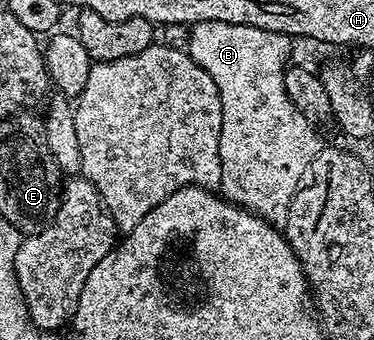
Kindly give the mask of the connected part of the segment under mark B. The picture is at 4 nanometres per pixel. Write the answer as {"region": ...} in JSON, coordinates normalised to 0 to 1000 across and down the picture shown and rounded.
{"region":[[[540,62],[511,71],[497,147],[508,171],[583,250],[594,285],[594,403],[588,406],[588,471],[594,532],[583,562],[612,597],[631,597],[668,626],[701,638],[722,665],[754,674],[765,638],[775,638],[775,591],[807,532],[807,509],[840,474],[861,438],[861,418],[845,400],[848,376],[807,344],[807,332],[765,285],[759,200],[773,194],[770,159],[781,150],[783,118],[711,85],[668,74],[636,74],[604,62]]]}

